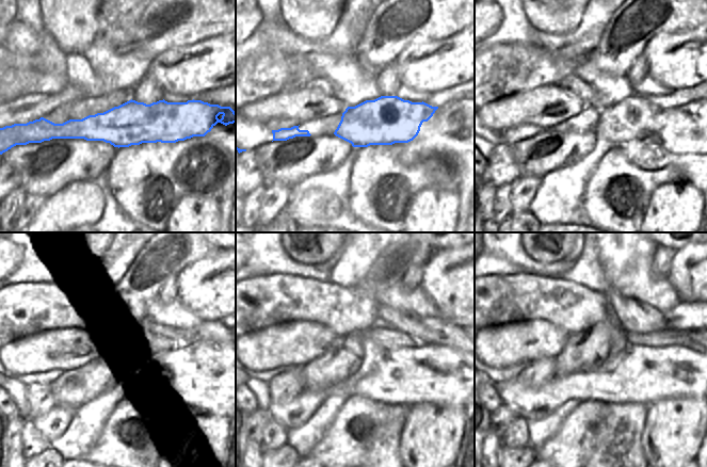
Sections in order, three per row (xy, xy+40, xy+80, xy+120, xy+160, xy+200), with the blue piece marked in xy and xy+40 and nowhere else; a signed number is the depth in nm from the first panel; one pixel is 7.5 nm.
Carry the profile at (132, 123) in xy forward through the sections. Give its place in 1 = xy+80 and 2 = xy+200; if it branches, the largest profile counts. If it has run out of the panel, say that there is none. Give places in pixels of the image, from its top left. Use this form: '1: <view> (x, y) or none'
1: xy+80 (623, 122)
2: xy+200 (504, 374)

